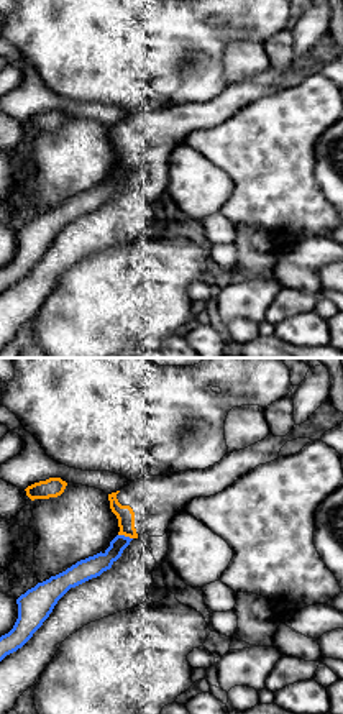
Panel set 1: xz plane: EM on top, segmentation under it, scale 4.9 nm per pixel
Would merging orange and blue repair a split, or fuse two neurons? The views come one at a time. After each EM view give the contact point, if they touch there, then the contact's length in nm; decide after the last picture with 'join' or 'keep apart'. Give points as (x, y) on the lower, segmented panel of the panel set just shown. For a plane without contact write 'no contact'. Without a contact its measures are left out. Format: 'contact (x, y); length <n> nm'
contact (125, 535); length 80 nm

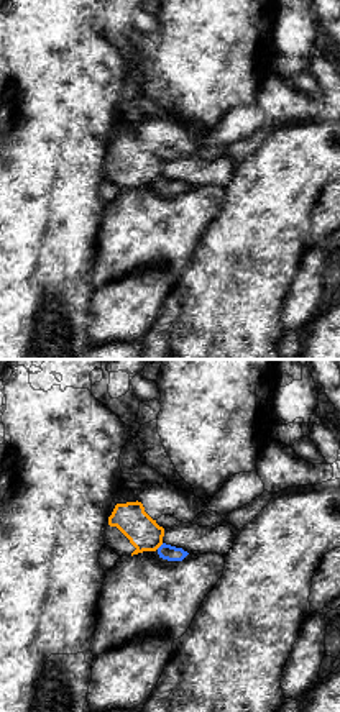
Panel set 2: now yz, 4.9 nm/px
contact (160, 545); length 50 nm

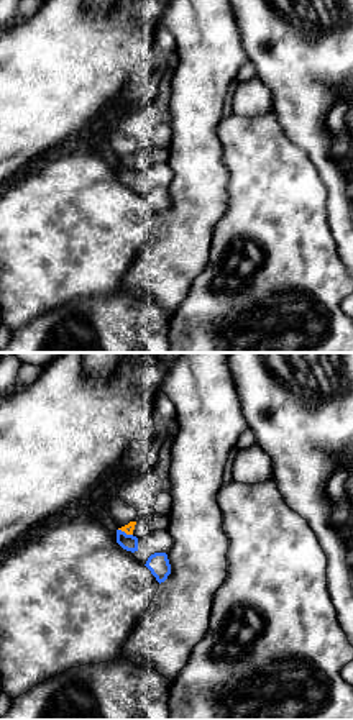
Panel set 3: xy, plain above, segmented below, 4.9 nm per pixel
contact (125, 532); length 80 nm

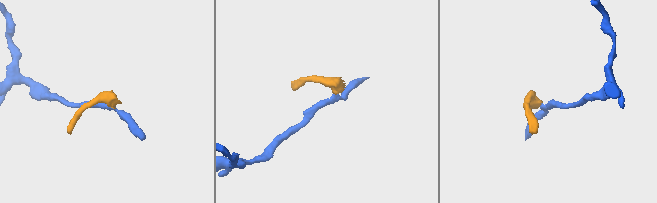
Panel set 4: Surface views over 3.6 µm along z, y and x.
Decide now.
keep apart

